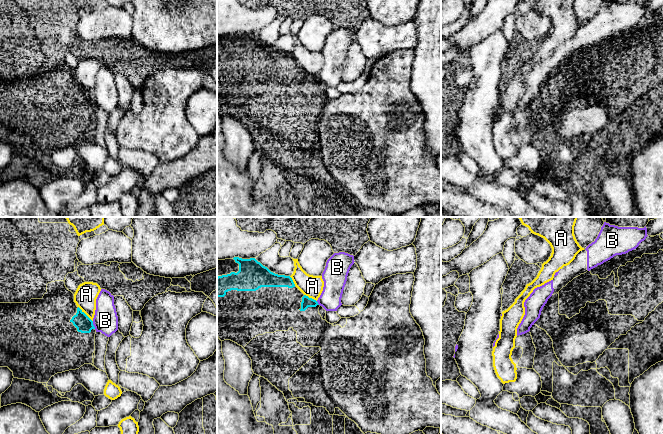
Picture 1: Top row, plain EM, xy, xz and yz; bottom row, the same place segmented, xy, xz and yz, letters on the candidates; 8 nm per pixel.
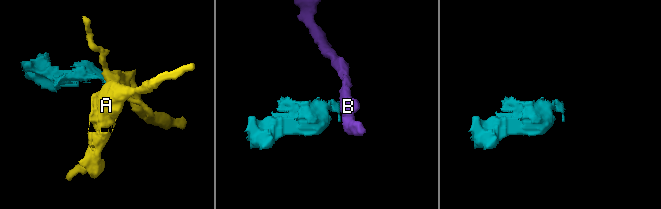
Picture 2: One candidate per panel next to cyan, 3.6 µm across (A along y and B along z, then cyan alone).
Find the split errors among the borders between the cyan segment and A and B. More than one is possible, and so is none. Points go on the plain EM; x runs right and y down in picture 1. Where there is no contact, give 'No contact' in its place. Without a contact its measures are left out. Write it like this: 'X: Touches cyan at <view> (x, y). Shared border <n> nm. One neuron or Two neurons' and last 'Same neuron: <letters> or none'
A: Touches cyan at xy (85, 90). Shared border 170 nm. Two neurons
B: Touches cyan at xy (93, 101). Shared border 70 nm. Two neurons
Same neuron: none

